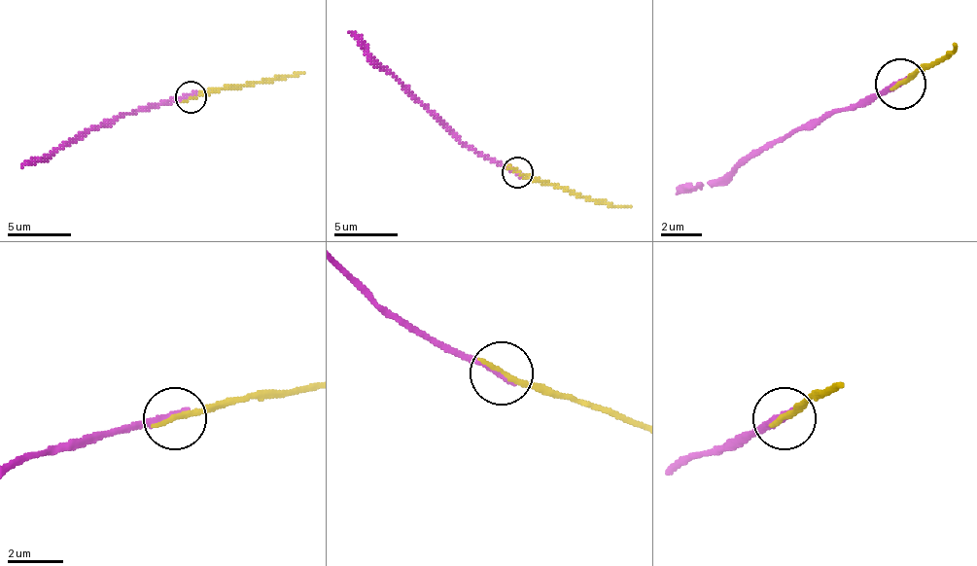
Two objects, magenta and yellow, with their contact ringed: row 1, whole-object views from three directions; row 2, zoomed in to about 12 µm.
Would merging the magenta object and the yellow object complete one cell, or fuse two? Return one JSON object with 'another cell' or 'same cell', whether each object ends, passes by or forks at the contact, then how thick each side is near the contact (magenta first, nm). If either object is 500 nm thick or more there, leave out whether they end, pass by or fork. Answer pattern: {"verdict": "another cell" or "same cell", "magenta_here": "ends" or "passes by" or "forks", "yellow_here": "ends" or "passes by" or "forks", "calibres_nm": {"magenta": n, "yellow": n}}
{"verdict": "another cell", "magenta_here": "ends", "yellow_here": "ends", "calibres_nm": {"magenta": 280, "yellow": 240}}

